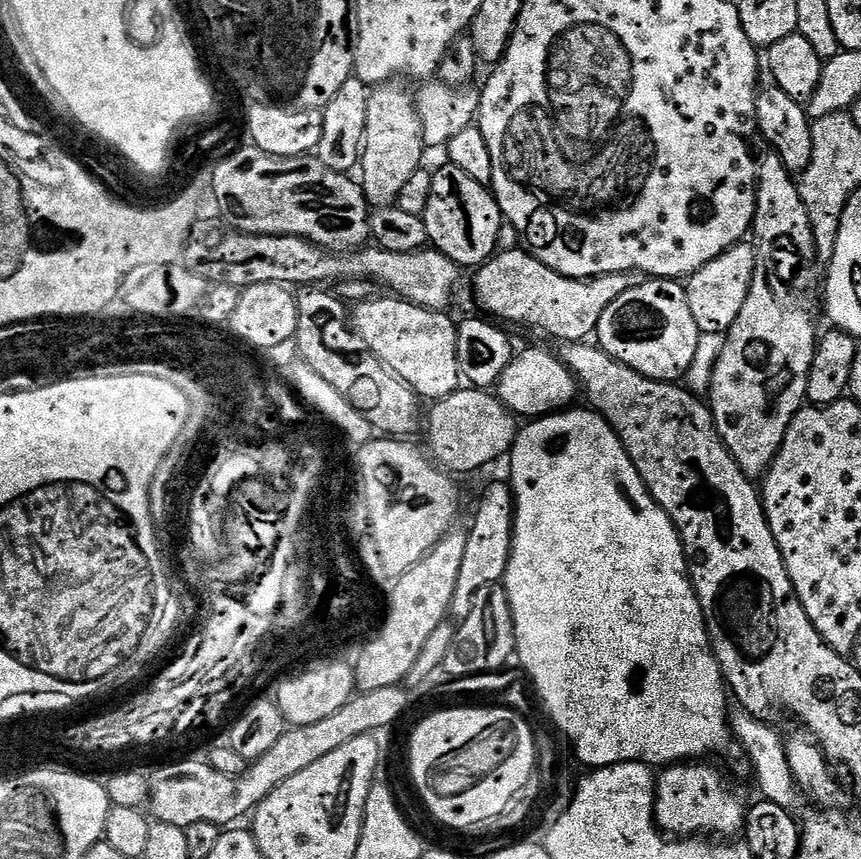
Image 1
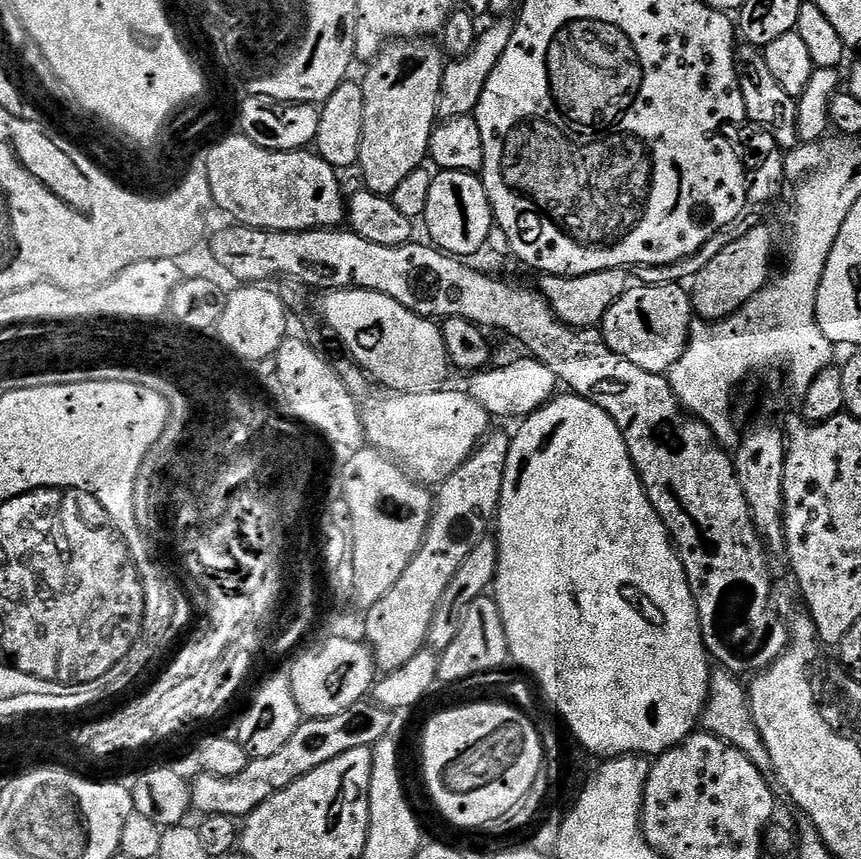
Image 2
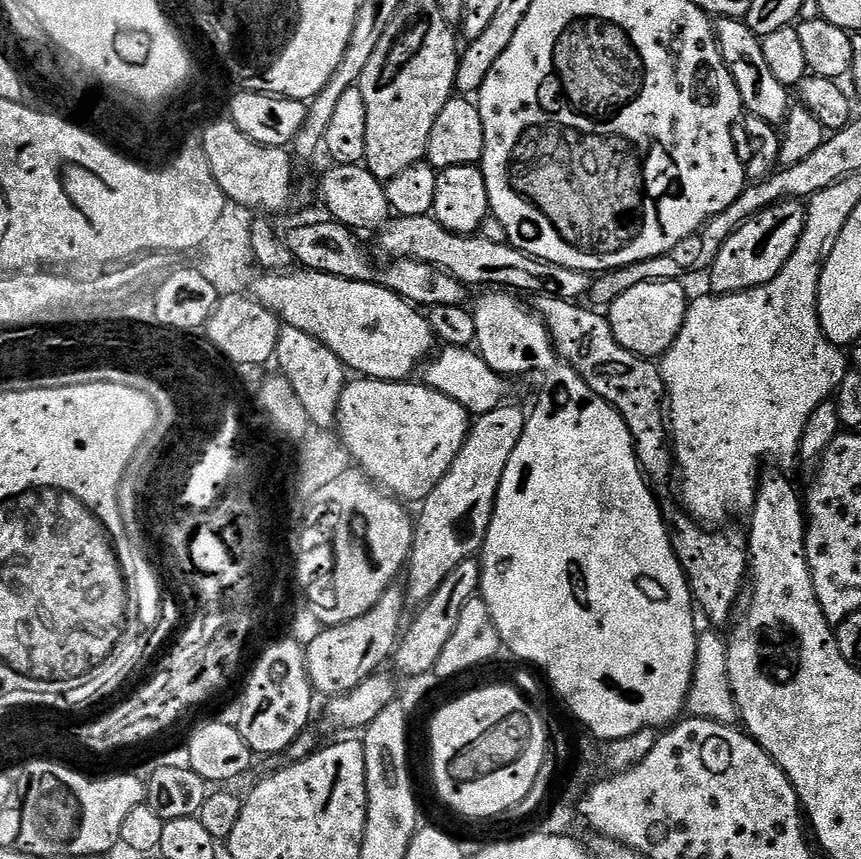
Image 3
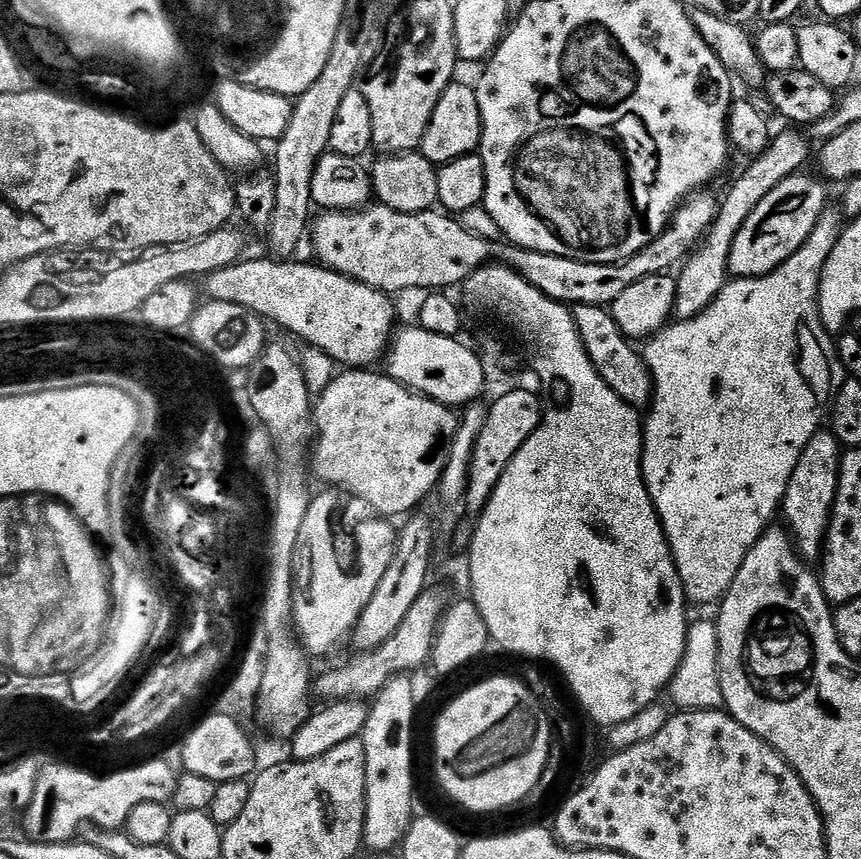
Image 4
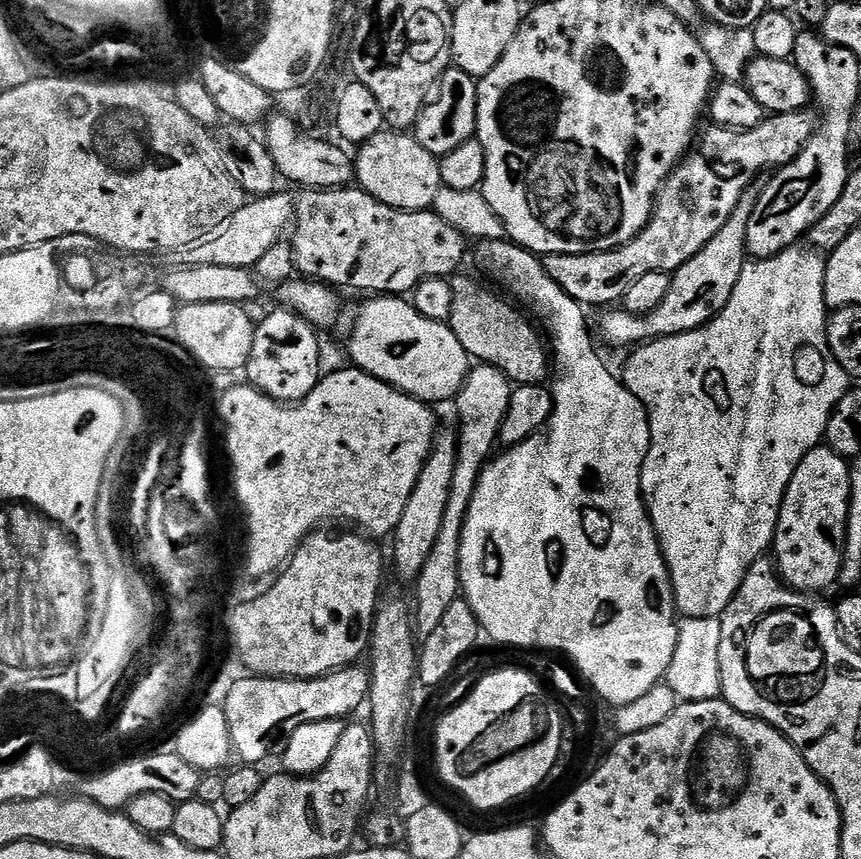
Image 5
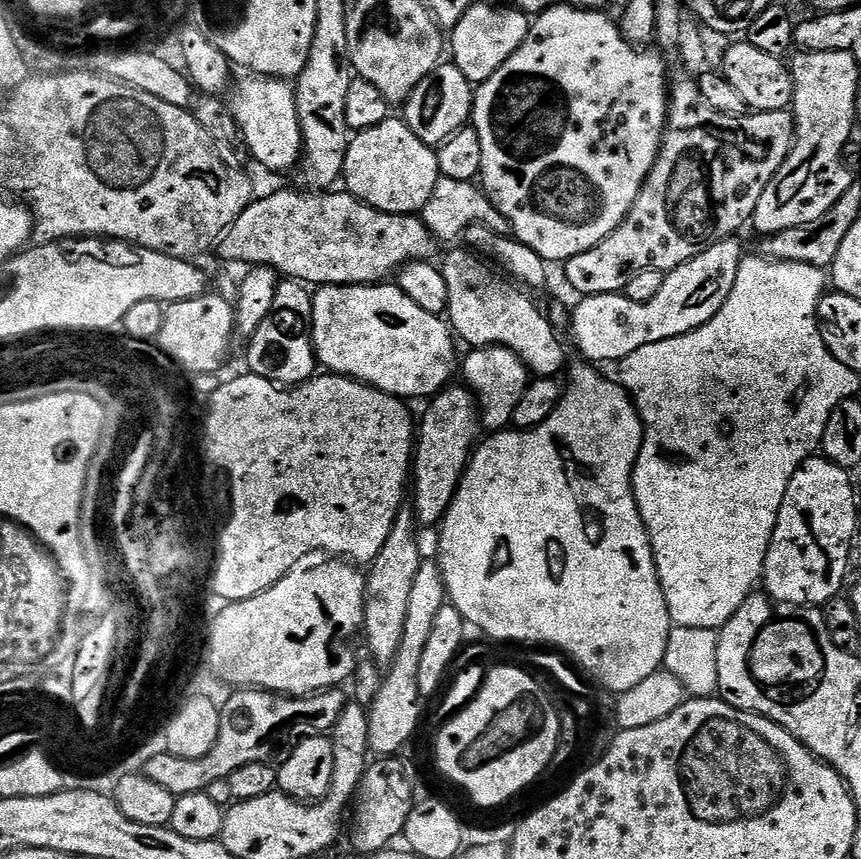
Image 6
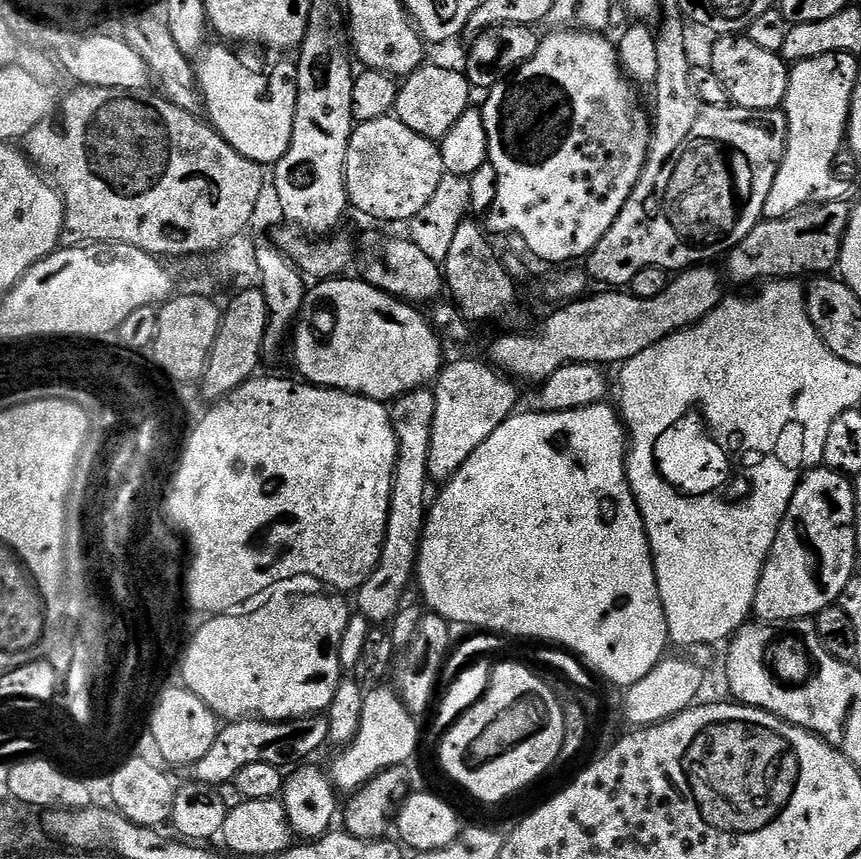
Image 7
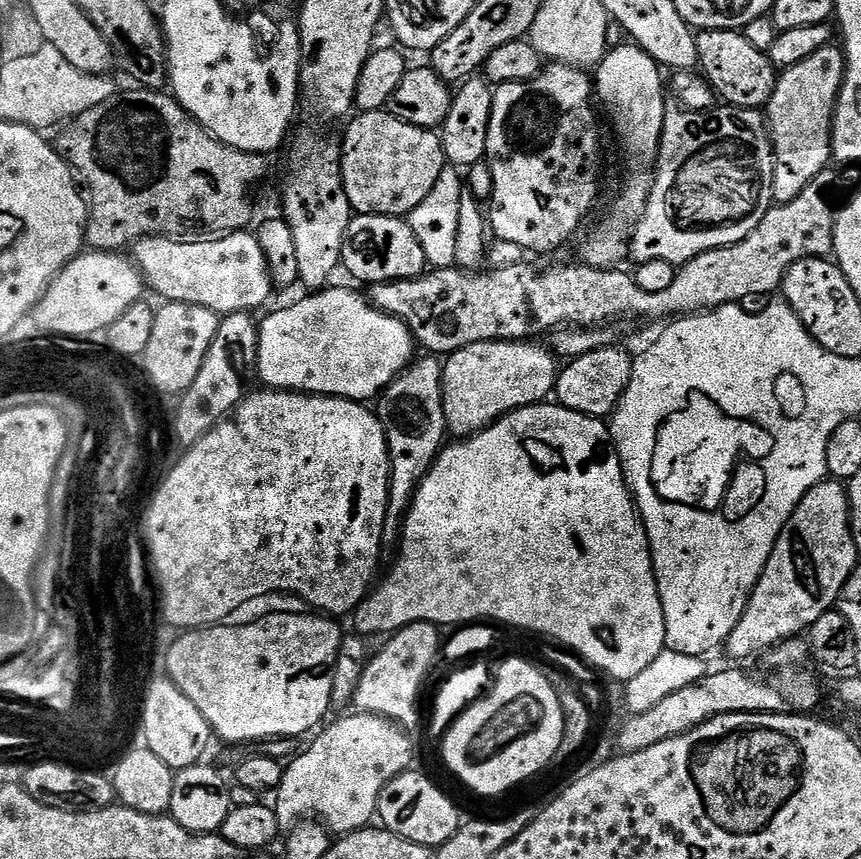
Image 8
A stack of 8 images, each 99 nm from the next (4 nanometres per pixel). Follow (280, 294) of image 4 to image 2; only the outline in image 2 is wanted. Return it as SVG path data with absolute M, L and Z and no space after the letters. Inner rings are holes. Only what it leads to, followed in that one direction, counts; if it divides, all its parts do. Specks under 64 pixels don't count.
M338 288L327 293L324 300L324 320L332 327L332 332L348 347L353 361L363 368L373 381L385 384L387 391L392 394L409 392L422 394L435 392L445 387L444 379L450 373L448 351L444 345L444 334L441 325L426 316L419 316L406 306L399 304L386 294L378 294L361 288Z

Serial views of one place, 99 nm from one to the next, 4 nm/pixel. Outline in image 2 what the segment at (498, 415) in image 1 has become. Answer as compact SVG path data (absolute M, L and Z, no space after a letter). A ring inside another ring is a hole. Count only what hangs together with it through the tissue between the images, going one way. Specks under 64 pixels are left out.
M464 390L448 391L384 394L362 412L367 443L387 454L425 486L438 486L450 478L490 431L488 411L473 396Z

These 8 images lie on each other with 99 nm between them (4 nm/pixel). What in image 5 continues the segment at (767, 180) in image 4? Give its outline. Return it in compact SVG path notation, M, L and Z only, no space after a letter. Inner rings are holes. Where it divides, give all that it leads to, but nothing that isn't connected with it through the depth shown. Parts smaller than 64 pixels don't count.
M753 186L742 194L730 218L726 218L726 226L694 254L680 269L671 273L670 290L662 302L645 316L635 316L623 310L608 310L600 320L600 336L612 348L628 348L639 346L657 336L673 336L701 328L708 324L730 302L730 294L734 294L734 286L738 286L738 278L746 263L746 226L750 226L750 214L754 214L754 206L760 197L760 188Z

